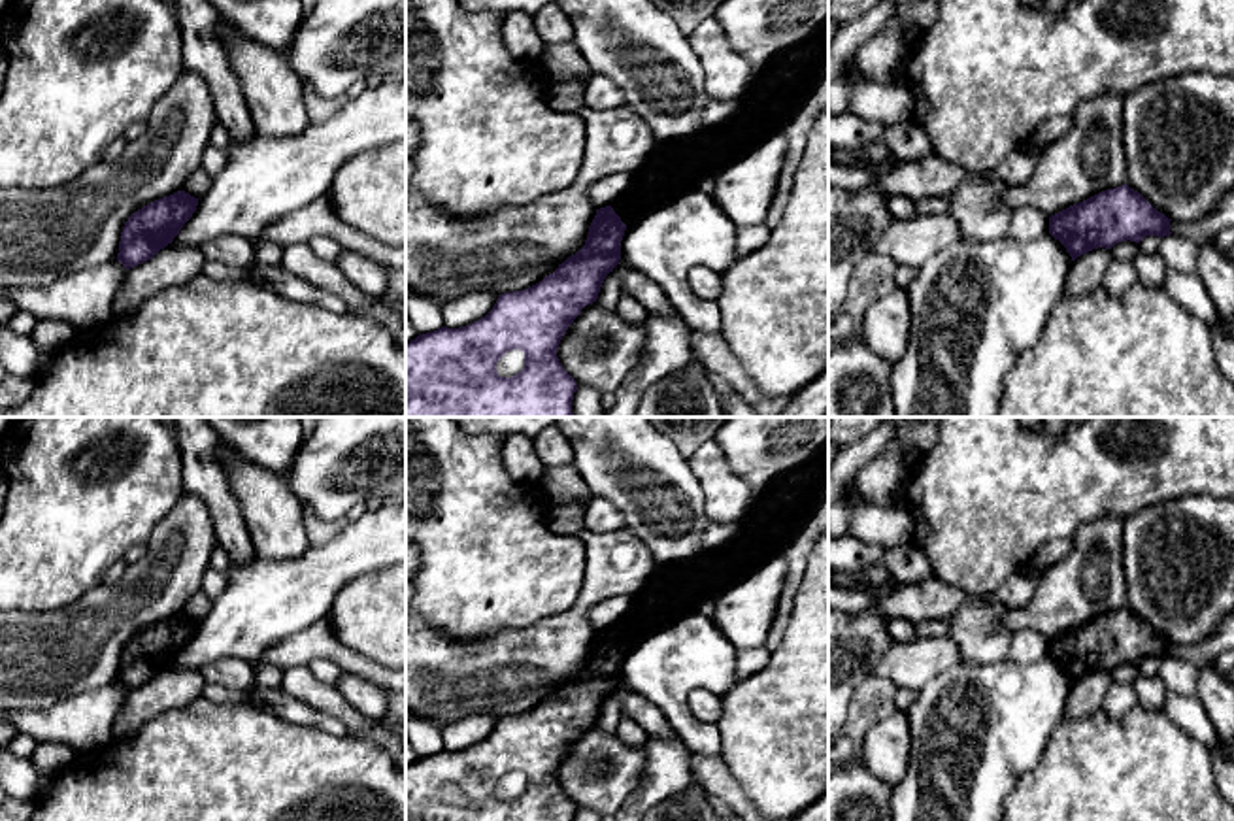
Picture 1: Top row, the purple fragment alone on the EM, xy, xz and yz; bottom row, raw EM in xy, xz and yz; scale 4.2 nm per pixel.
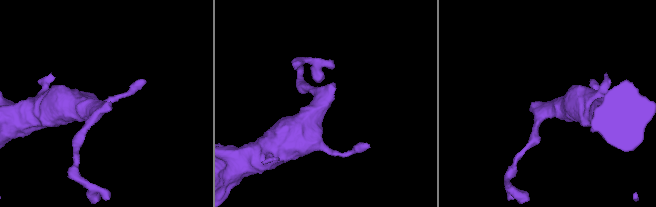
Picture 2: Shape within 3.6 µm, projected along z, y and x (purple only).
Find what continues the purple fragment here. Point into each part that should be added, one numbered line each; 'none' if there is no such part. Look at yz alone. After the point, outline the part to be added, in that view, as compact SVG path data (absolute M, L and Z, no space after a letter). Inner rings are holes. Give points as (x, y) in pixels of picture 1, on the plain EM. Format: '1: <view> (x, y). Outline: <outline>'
none

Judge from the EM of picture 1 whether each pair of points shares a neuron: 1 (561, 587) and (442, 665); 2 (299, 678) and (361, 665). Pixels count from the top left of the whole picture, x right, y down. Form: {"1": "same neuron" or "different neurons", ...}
{"1": "different neurons", "2": "different neurons"}

